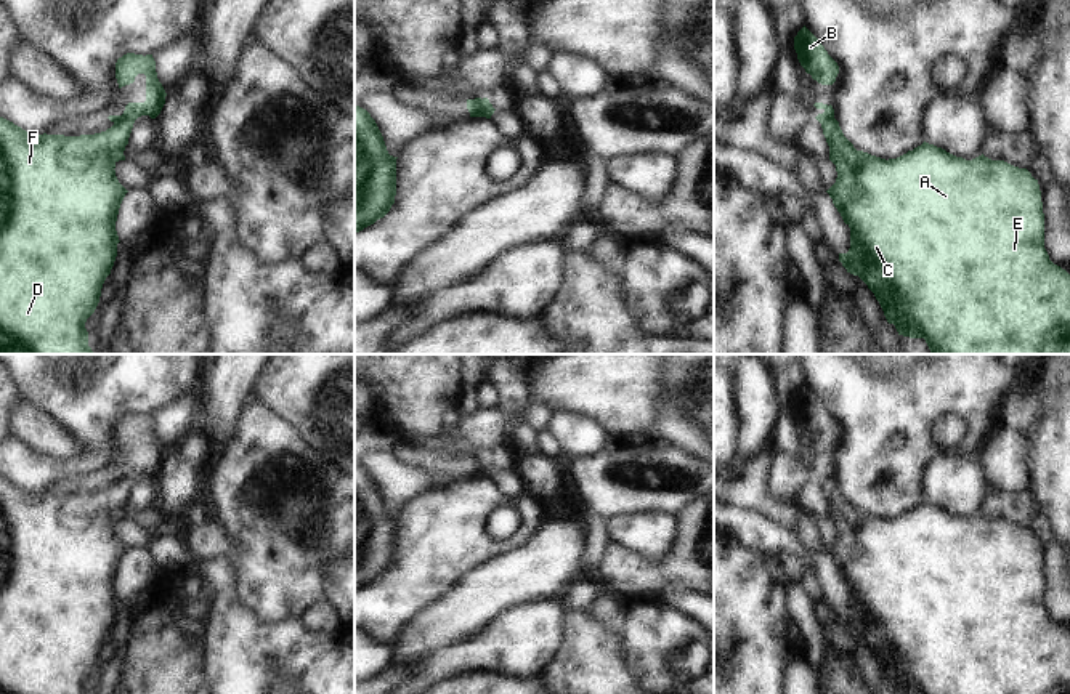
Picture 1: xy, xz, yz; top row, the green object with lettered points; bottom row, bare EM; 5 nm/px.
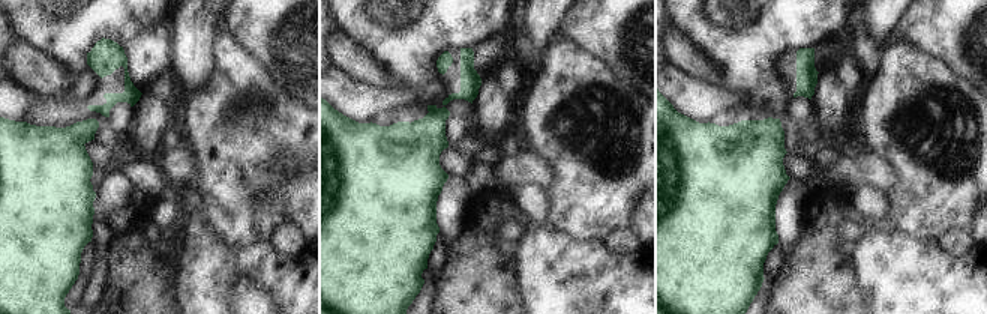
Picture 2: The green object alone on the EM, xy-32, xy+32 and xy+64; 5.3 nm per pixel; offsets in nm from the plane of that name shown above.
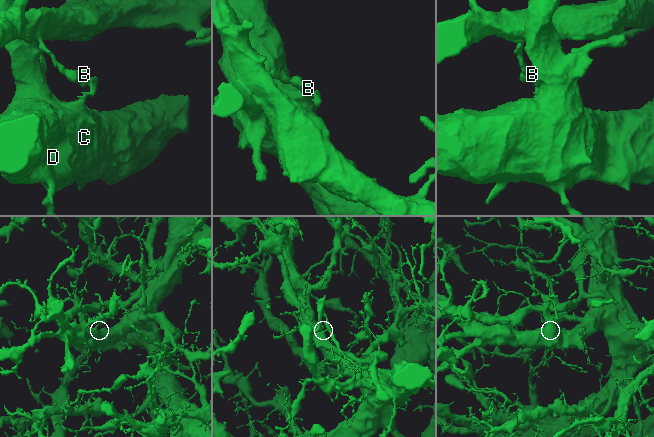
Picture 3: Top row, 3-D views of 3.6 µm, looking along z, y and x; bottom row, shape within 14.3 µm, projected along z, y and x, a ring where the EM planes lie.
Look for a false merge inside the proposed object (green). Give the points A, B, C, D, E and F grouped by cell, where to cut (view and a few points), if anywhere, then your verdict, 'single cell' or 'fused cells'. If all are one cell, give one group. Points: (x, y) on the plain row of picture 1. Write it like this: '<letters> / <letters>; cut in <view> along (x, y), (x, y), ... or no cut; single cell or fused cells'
A C D E F / B; cut in xy along (135, 476), (125, 476), (114, 483); fused cells

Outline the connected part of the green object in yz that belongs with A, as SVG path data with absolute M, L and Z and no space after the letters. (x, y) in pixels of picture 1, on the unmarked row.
M833 476L820 481L829 505L829 519L836 524L836 542L826 550L844 582L850 587L850 607L839 612L847 631L858 635L879 660L889 683L898 694L1070 694L1070 633L1049 619L1044 607L1044 572L1038 539L1027 527L1004 519L991 519L983 513L966 519L929 502L908 510L897 518L881 518L857 510L844 495L839 481Z

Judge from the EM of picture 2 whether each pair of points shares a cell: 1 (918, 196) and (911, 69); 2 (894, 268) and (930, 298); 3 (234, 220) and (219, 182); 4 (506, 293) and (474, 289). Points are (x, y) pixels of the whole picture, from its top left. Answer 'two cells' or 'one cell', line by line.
1: one cell
2: one cell
3: one cell
4: one cell

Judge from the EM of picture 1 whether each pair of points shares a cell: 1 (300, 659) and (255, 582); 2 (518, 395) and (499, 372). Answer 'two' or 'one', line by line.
1: two
2: one

